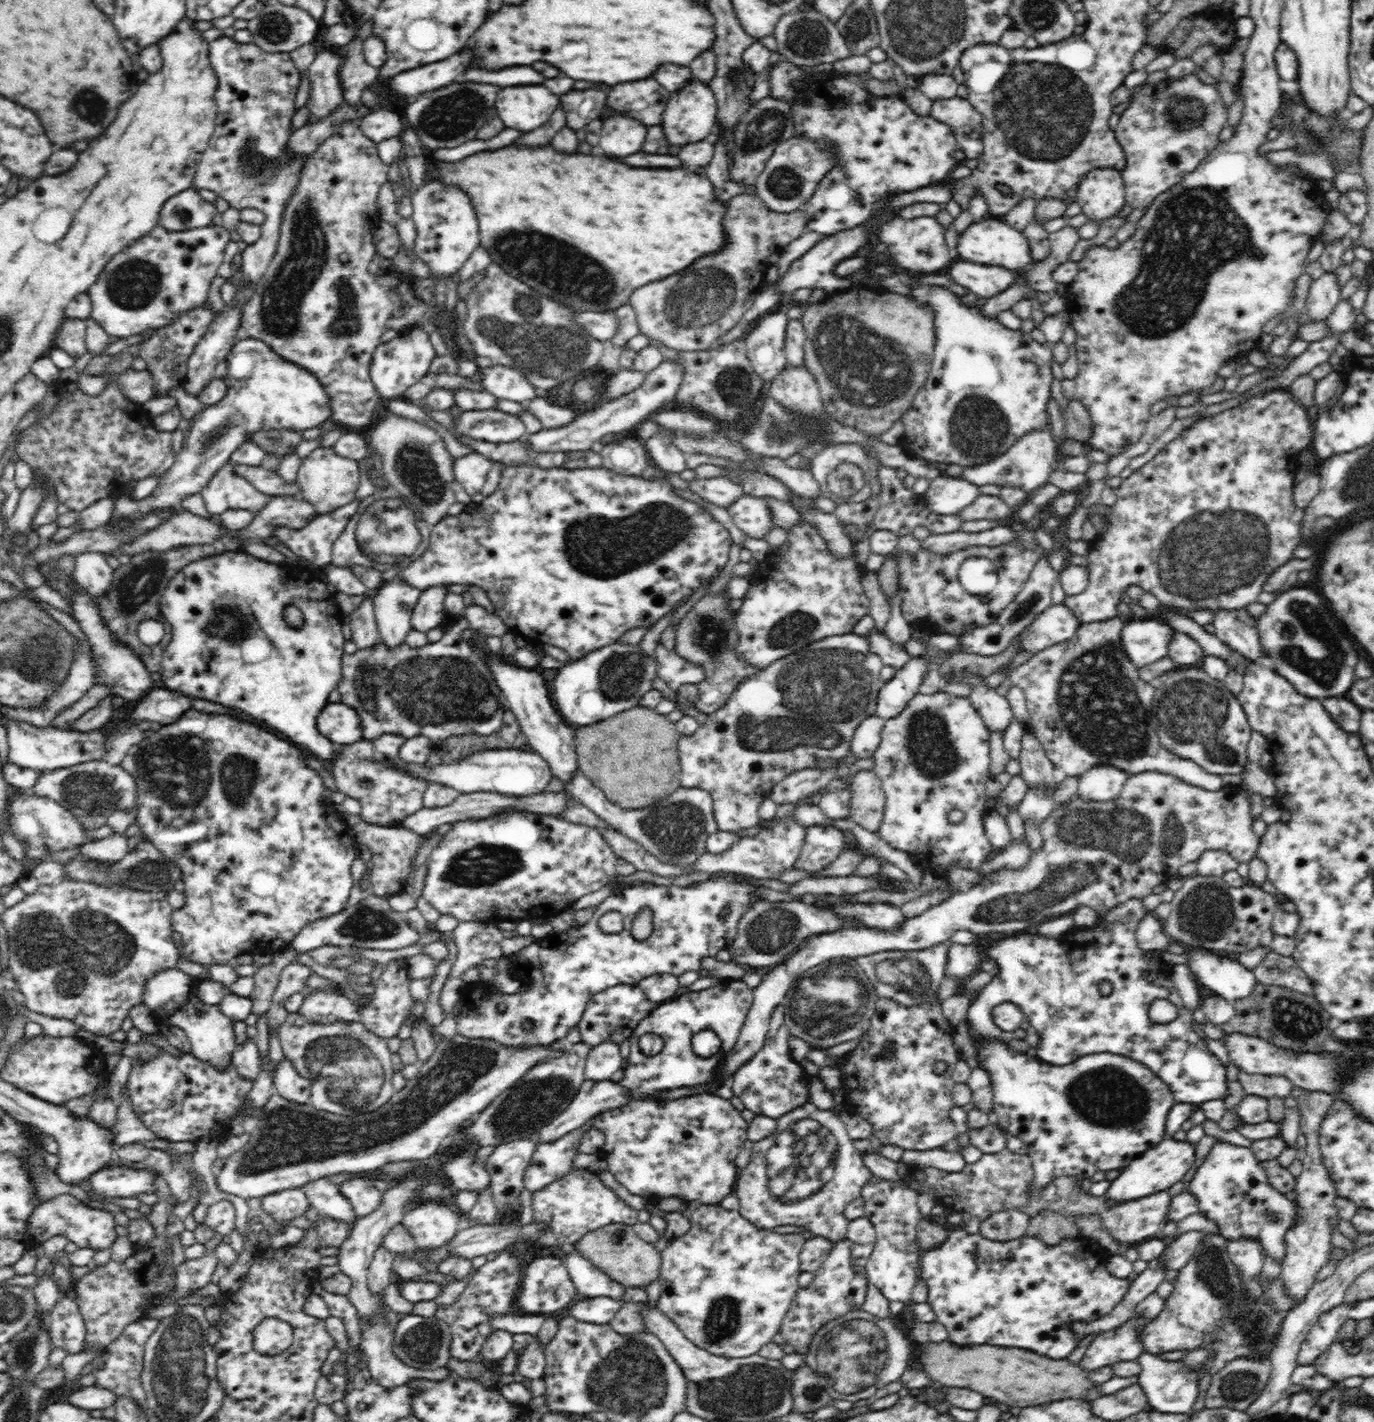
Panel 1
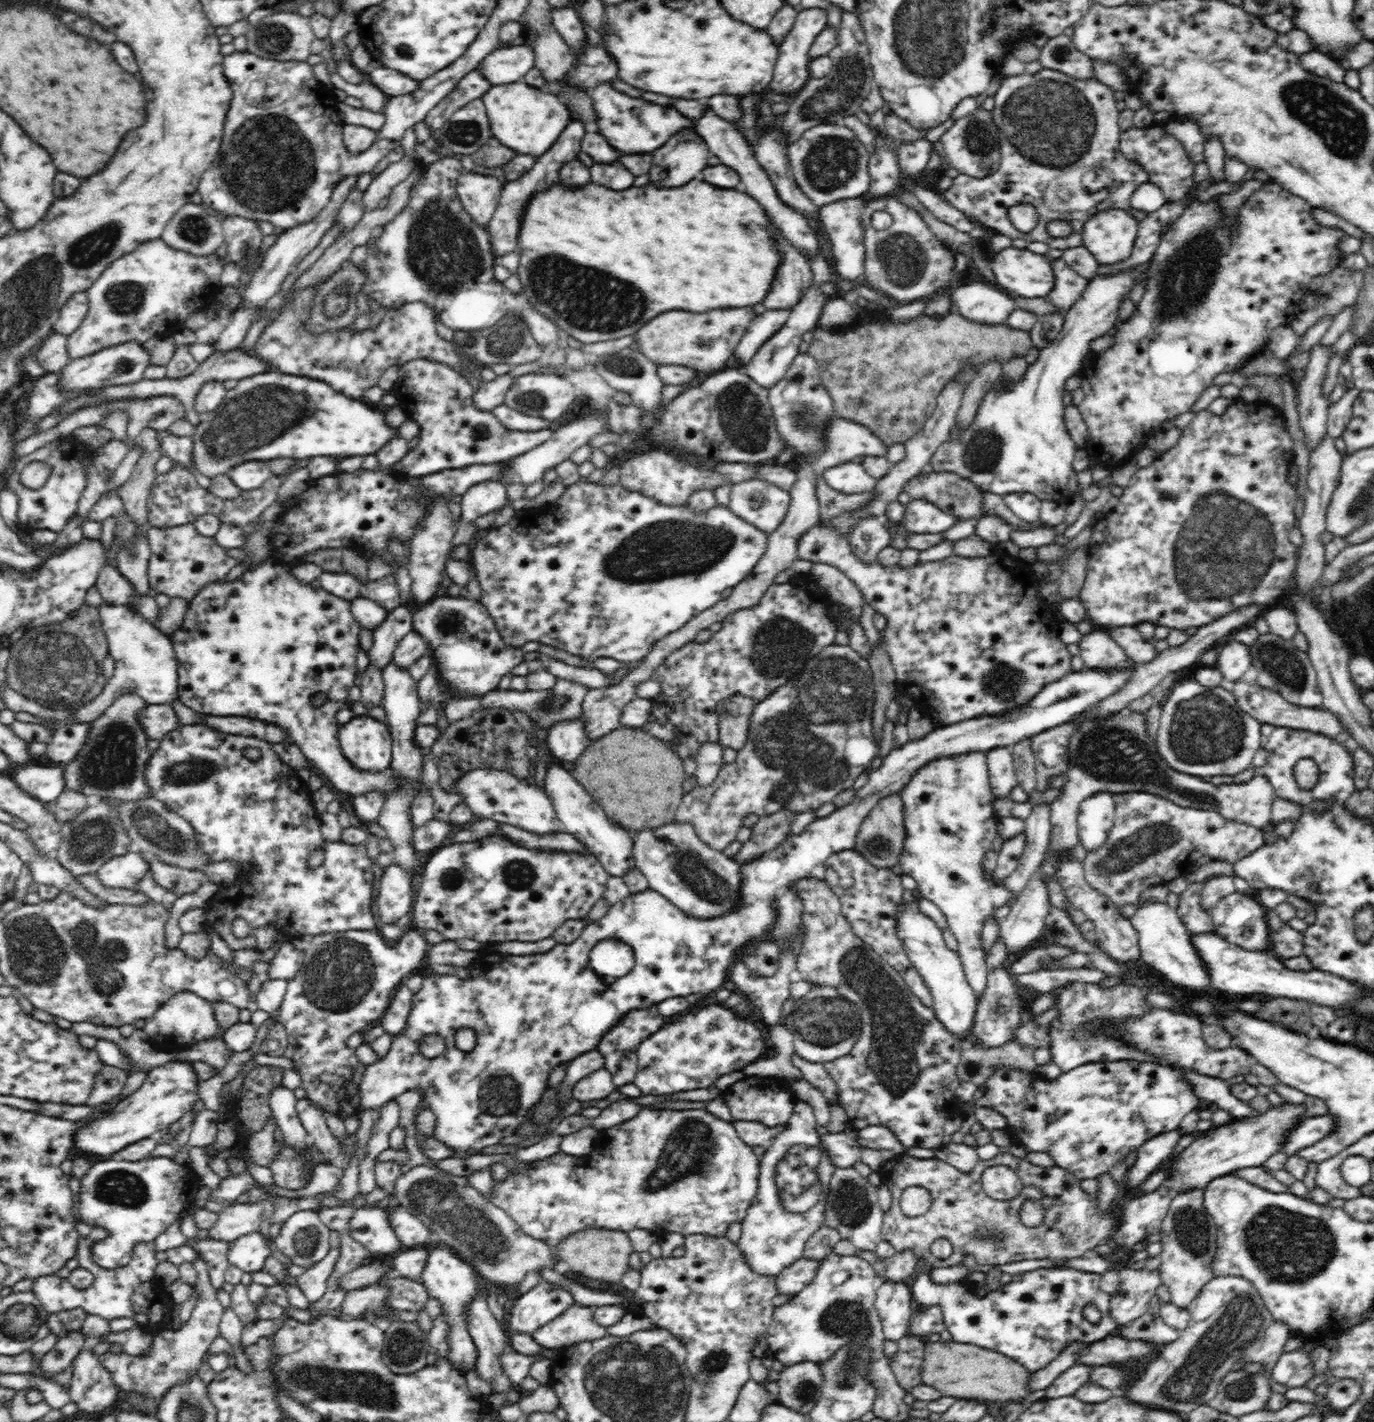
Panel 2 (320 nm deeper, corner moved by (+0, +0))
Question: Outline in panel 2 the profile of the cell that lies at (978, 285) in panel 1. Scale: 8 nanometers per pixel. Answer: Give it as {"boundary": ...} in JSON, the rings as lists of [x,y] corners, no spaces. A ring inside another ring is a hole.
{"boundary":[[[972,281],[964,285],[958,285],[950,290],[951,298],[953,298],[953,308],[959,311],[960,316],[978,322],[980,324],[1000,324],[1004,325],[1006,318],[1018,308],[1019,300],[1014,300],[1009,293],[1002,289],[991,286],[985,281]]]}

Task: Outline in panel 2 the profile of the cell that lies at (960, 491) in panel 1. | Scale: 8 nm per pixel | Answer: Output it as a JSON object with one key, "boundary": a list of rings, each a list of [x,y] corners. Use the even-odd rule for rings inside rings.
{"boundary":[[[911,500],[905,504],[901,522],[910,534],[936,534],[952,528],[958,521],[953,514],[940,510],[927,500]]]}

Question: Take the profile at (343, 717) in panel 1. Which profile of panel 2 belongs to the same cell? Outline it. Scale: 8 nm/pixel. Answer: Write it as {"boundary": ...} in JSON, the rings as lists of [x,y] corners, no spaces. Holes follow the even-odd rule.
{"boundary":[[[374,714],[356,715],[339,725],[338,740],[342,754],[362,772],[390,768],[392,737],[386,722]]]}

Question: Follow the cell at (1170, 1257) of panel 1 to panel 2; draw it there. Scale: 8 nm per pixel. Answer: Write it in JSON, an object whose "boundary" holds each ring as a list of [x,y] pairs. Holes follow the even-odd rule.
{"boundary":[[[1130,1266],[1122,1267],[1118,1275],[1120,1284],[1111,1294],[1110,1315],[1118,1327],[1128,1327],[1151,1310],[1153,1299],[1162,1287],[1161,1278],[1159,1270],[1136,1270]]]}

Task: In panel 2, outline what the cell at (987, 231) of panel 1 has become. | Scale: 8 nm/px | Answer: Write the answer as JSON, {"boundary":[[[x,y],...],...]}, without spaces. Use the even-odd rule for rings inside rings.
{"boundary":[[[1011,246],[989,260],[999,286],[1020,300],[1044,298],[1054,288],[1054,273],[1046,255]]]}

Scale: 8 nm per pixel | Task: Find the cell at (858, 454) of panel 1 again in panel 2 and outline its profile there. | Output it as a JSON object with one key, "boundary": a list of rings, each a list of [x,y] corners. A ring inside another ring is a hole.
{"boundary":[[[851,461],[827,468],[823,473],[828,486],[844,494],[872,491],[877,482],[876,478],[867,474],[862,463]]]}

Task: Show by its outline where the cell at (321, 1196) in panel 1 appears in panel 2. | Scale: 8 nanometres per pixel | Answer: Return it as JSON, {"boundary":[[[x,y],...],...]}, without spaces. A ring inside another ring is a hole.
{"boundary":[[[356,1208],[348,1233],[356,1242],[363,1244],[373,1256],[392,1258],[404,1246],[396,1236],[388,1221],[388,1213],[383,1209]]]}

